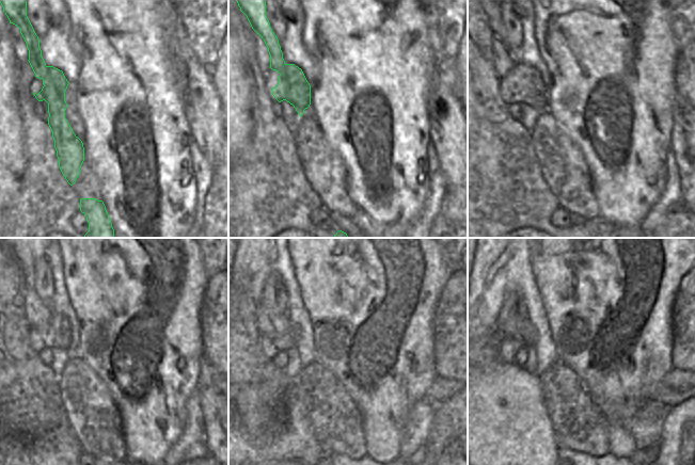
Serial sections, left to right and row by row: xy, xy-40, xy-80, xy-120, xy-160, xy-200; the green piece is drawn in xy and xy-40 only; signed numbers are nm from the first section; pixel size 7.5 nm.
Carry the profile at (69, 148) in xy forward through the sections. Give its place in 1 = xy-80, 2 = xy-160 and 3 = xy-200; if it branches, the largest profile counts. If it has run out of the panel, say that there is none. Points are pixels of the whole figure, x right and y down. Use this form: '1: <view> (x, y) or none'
1: xy-80 (530, 89)
2: xy-160 (288, 339)
3: xy-200 (520, 345)

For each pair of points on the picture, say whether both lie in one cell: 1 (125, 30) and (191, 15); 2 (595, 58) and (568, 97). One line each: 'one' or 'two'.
1: two
2: one

